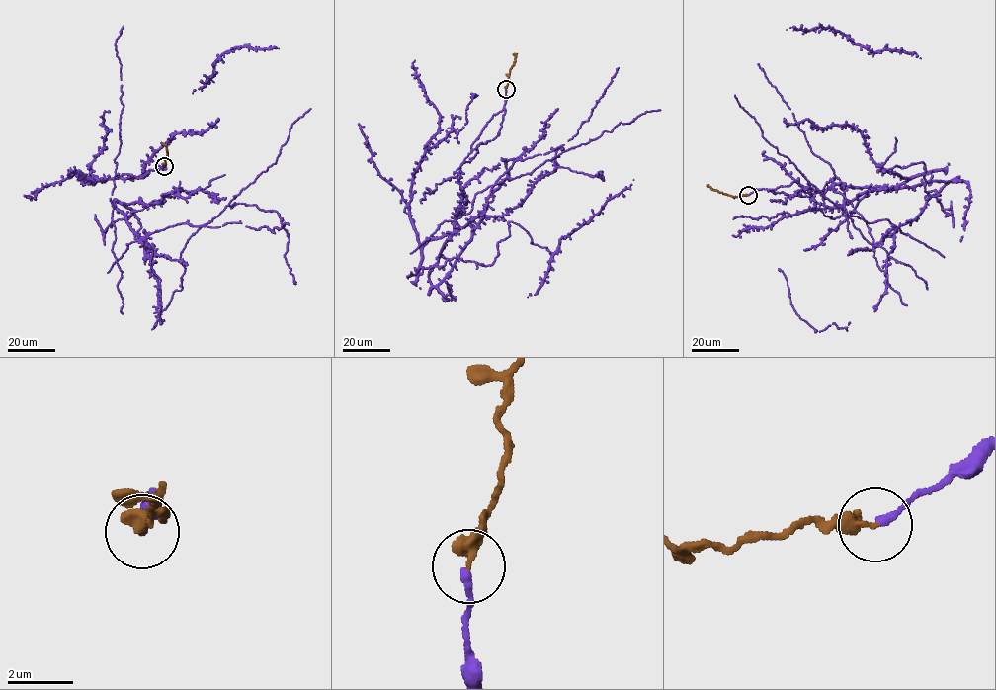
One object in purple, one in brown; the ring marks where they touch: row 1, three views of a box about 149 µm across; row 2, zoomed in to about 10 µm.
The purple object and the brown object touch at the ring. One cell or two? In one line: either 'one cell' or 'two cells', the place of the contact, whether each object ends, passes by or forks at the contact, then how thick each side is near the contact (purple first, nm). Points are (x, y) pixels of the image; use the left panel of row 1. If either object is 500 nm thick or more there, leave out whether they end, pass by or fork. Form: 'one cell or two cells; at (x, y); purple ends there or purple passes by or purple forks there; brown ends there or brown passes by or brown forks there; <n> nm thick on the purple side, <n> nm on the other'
one cell; at (164, 166); purple ends there; brown ends there; 240 nm thick on the purple side, 340 nm on the other

